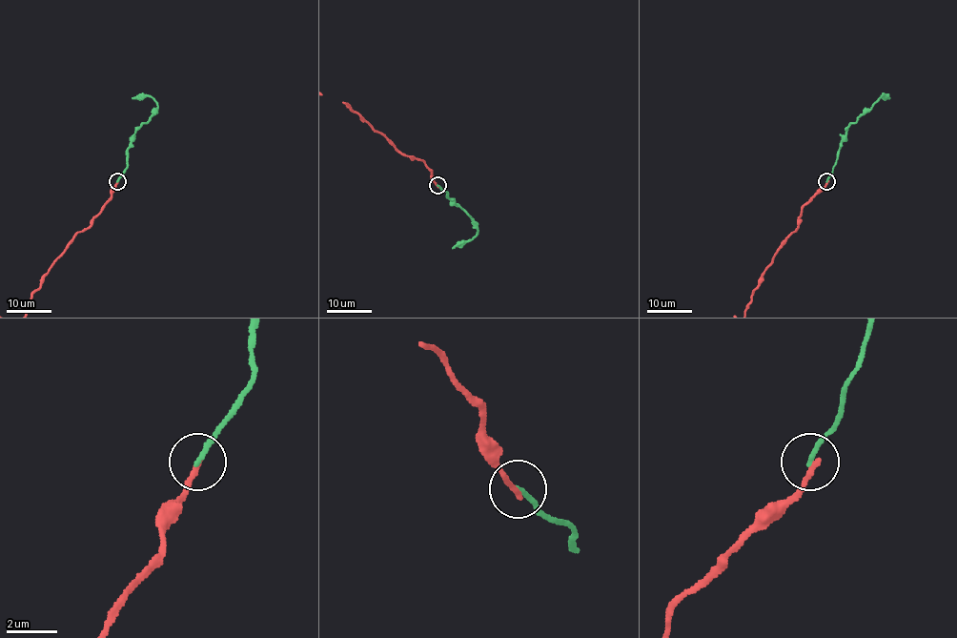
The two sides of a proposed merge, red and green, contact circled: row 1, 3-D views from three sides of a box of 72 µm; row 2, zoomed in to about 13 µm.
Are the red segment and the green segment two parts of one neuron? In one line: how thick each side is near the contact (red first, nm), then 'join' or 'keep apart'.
220/180 nm | keep apart

